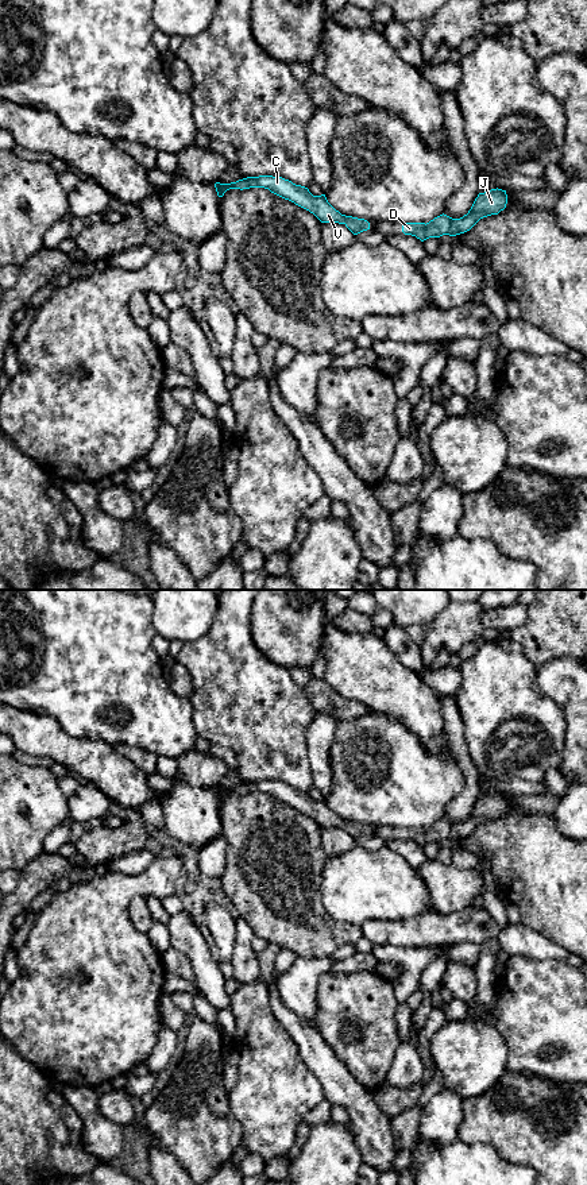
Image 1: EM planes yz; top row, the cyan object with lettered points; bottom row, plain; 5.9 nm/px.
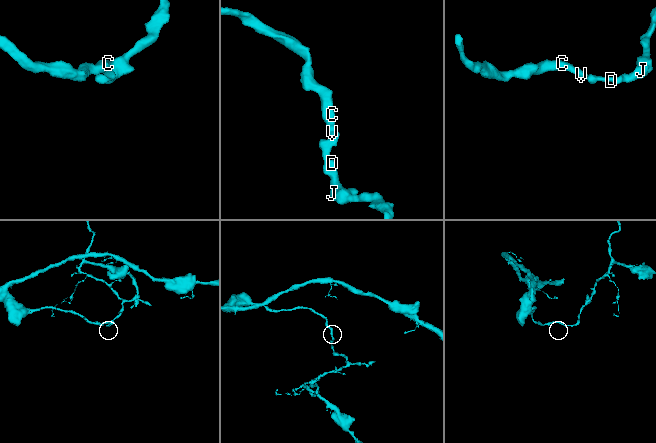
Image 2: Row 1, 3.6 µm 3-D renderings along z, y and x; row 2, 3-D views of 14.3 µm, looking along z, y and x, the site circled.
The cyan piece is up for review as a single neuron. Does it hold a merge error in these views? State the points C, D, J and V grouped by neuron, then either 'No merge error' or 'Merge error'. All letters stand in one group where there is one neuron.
Groups: C D J V. No merge error

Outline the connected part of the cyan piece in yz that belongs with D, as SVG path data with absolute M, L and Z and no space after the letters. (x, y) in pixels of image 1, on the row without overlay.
M491 794L479 798L471 814L460 823L452 823L447 819L440 819L429 827L403 827L402 837L412 839L421 846L429 842L440 842L443 839L456 841L470 835L480 823L498 819L506 812L507 799L502 794Z

